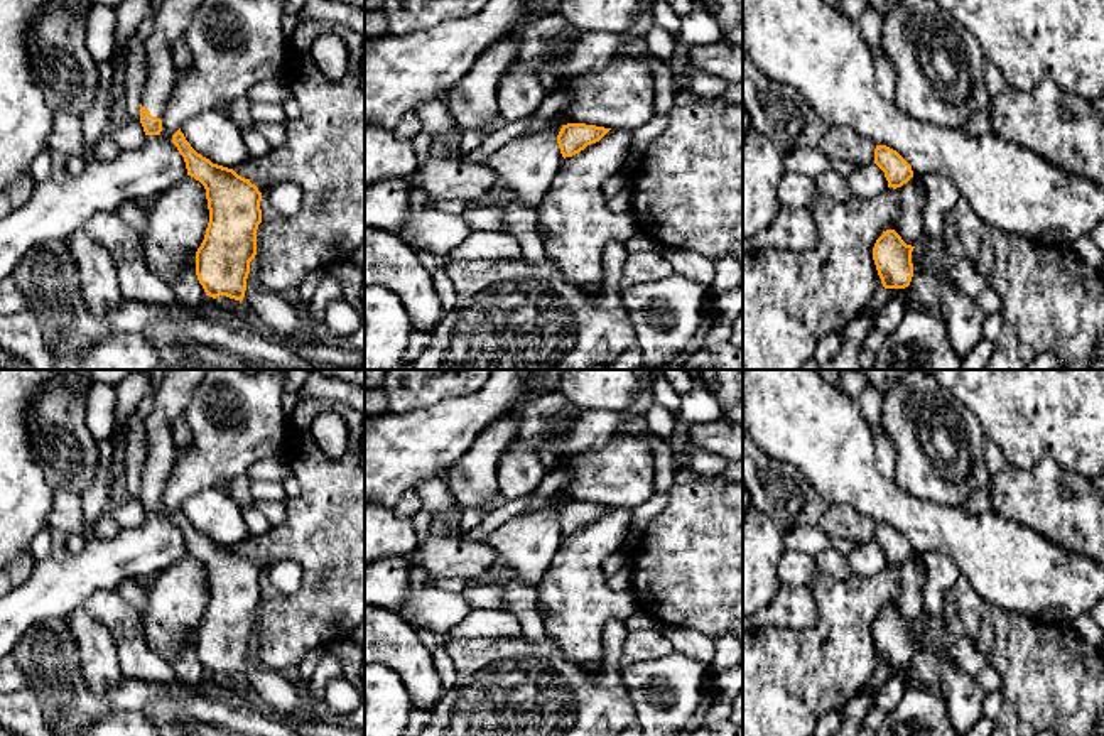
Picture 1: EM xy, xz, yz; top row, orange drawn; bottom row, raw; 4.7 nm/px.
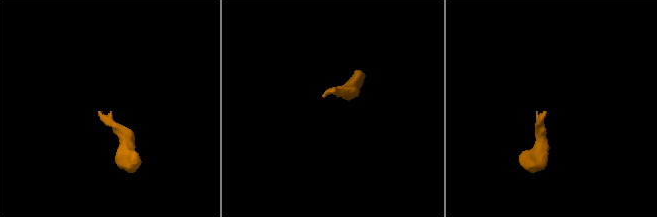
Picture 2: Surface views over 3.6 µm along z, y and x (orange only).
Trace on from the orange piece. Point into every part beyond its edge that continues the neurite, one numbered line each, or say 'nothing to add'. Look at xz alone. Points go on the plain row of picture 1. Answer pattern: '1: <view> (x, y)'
nothing to add

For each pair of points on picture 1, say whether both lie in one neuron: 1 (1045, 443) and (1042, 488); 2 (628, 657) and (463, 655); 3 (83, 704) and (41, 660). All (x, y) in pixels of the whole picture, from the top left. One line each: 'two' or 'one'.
1: two
2: two
3: one

